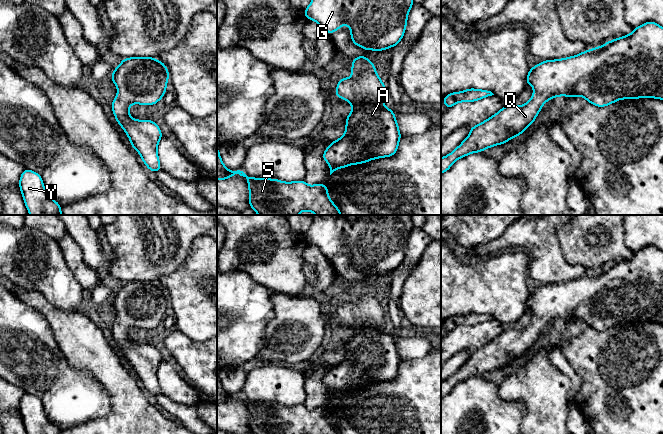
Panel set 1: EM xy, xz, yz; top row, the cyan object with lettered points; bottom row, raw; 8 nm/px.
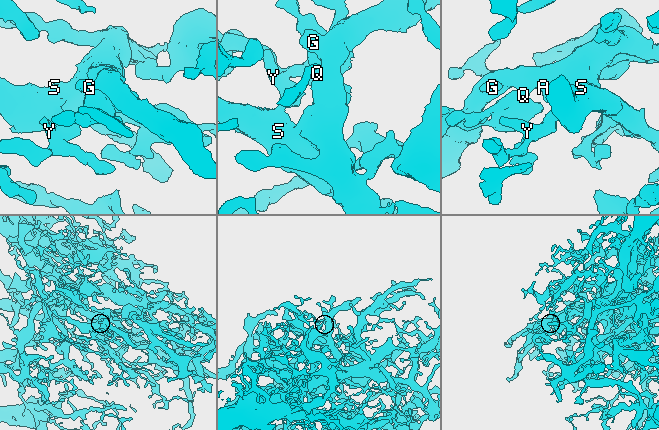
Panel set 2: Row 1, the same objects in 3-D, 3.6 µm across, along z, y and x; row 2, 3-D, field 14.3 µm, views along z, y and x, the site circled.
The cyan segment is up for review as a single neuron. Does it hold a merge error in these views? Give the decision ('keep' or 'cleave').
keep

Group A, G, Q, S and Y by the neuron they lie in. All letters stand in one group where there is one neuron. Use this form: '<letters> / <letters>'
A G Q S Y

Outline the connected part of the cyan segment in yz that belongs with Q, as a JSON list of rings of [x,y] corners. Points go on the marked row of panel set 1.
[[[649,21],[634,28],[630,35],[600,47],[568,58],[543,61],[531,67],[526,81],[534,88],[532,98],[521,106],[504,106],[495,115],[470,128],[468,137],[453,152],[441,158],[441,174],[459,158],[518,137],[534,123],[545,102],[557,96],[582,96],[598,107],[620,99],[650,97],[663,100],[663,28]]]

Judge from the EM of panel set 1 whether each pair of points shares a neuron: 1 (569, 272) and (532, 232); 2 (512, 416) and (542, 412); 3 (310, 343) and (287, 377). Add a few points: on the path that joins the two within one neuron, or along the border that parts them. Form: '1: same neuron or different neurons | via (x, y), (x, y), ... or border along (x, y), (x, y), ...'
1: same neuron | via (559, 263), (540, 242)
2: different neurons | border along (505, 399), (523, 403), (524, 416), (522, 423)
3: different neurons | border along (273, 362), (282, 365)

